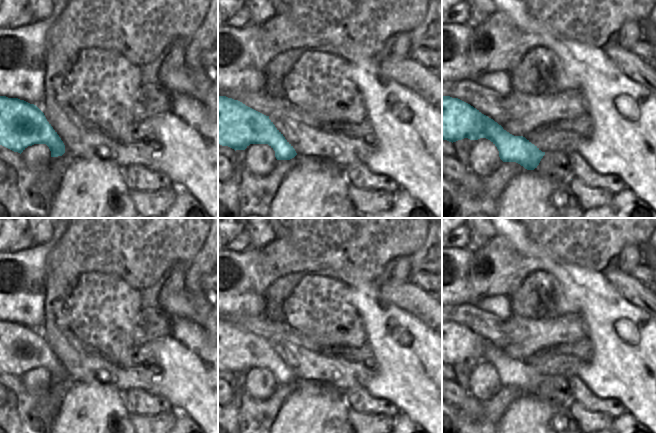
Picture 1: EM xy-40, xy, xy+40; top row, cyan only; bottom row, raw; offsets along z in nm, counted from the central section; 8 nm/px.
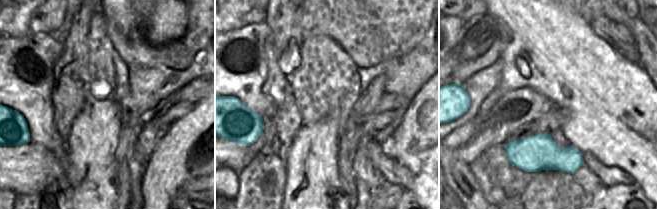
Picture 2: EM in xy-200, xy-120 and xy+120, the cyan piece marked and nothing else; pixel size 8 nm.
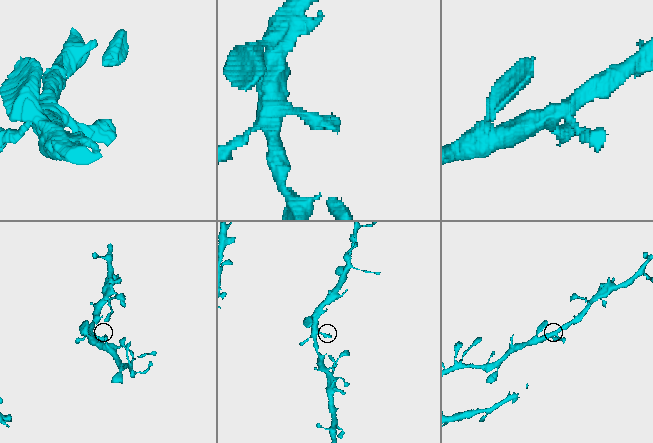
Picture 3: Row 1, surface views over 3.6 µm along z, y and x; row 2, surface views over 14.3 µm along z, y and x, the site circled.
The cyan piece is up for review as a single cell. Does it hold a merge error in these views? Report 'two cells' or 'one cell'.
one cell

